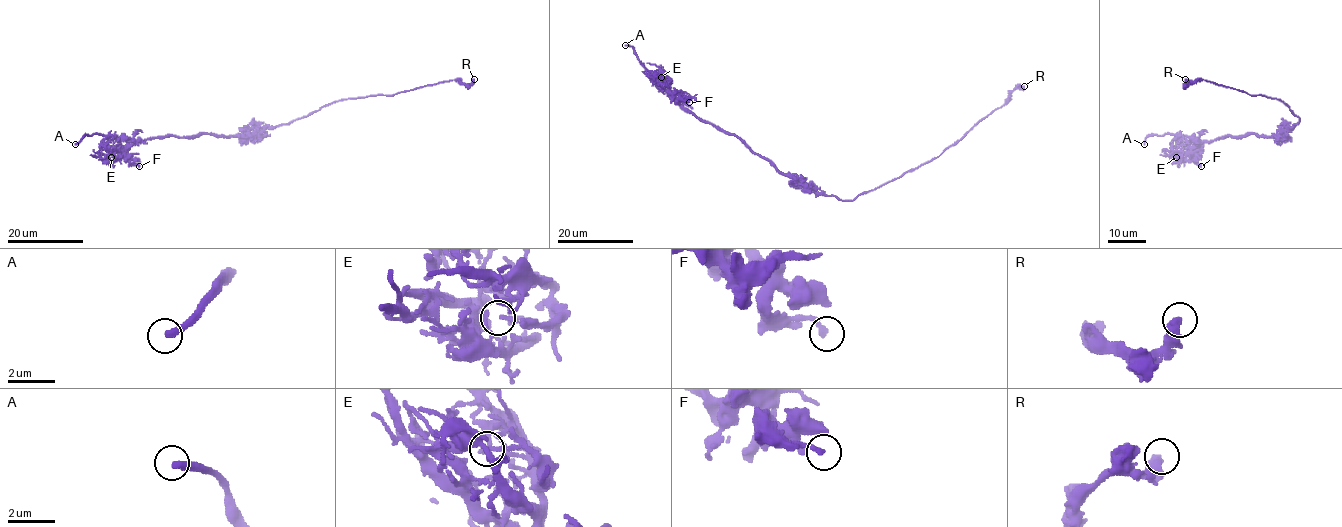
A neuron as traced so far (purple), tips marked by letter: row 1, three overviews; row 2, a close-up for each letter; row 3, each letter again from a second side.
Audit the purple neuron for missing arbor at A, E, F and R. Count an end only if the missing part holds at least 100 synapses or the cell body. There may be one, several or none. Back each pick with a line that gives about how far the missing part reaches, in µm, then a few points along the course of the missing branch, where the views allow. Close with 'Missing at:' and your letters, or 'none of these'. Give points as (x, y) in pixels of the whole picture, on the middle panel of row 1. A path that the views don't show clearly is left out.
A: missing 45 µm
Missing at: A

